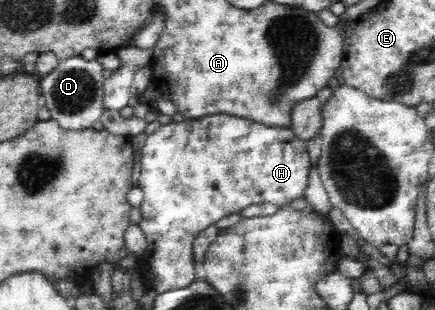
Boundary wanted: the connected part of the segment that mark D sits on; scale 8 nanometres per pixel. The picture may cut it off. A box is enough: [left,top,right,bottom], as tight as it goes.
[41,54,107,131]

